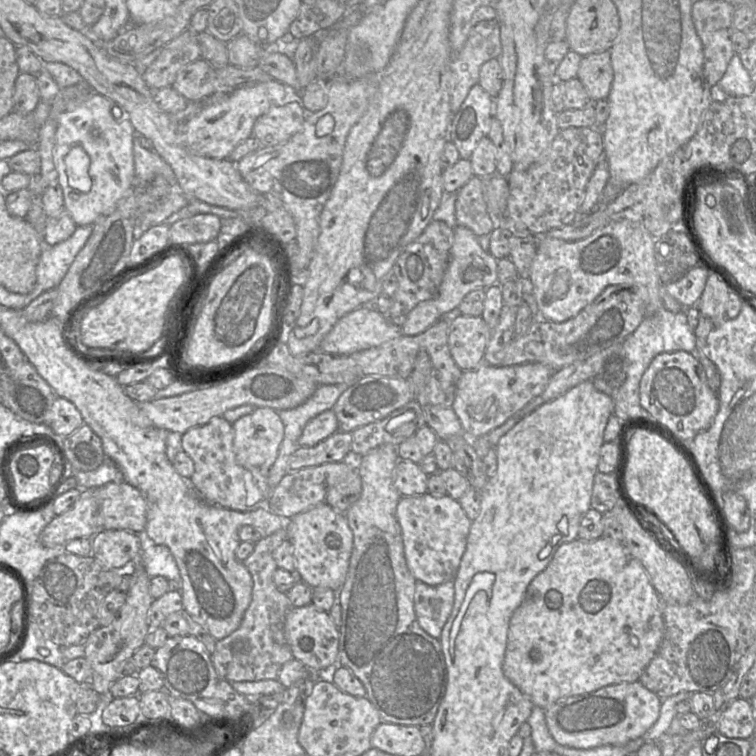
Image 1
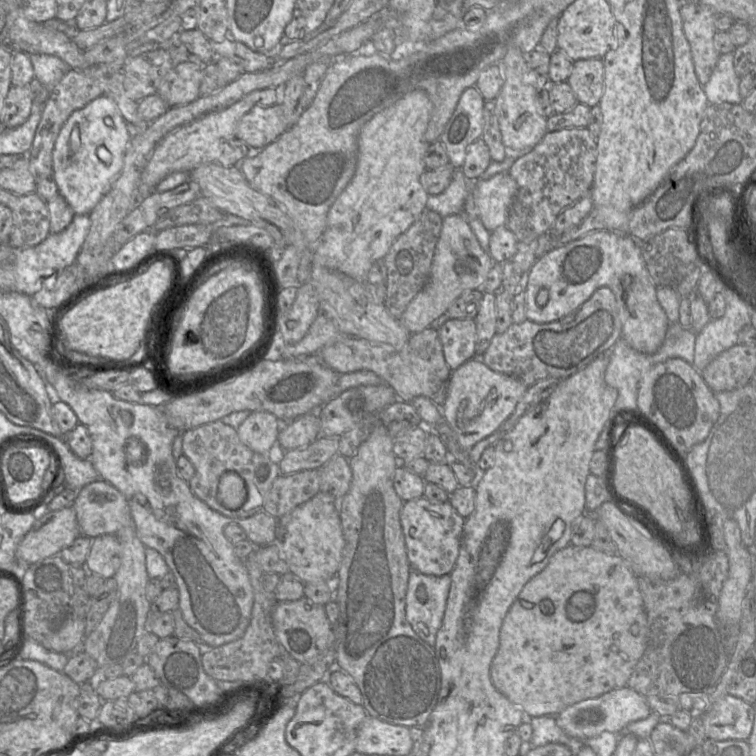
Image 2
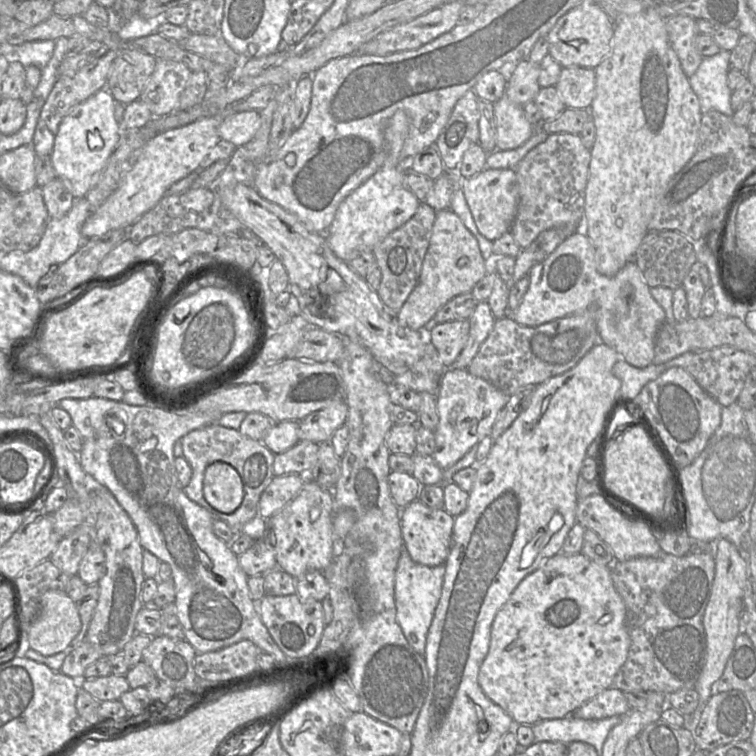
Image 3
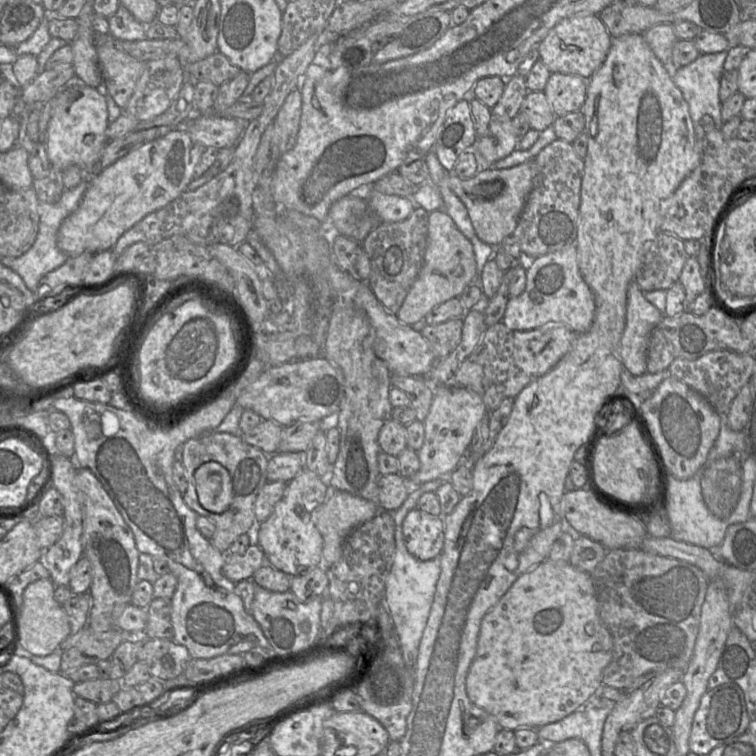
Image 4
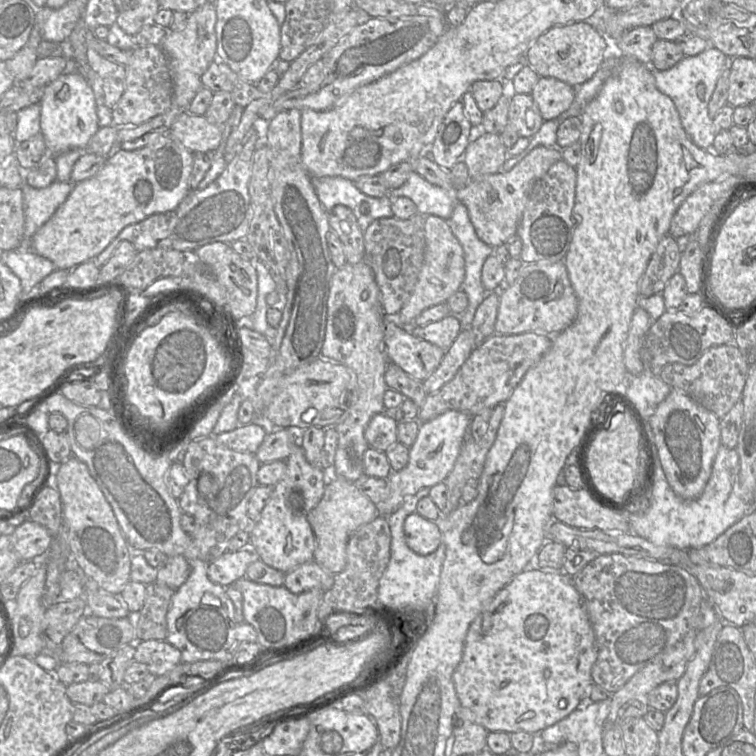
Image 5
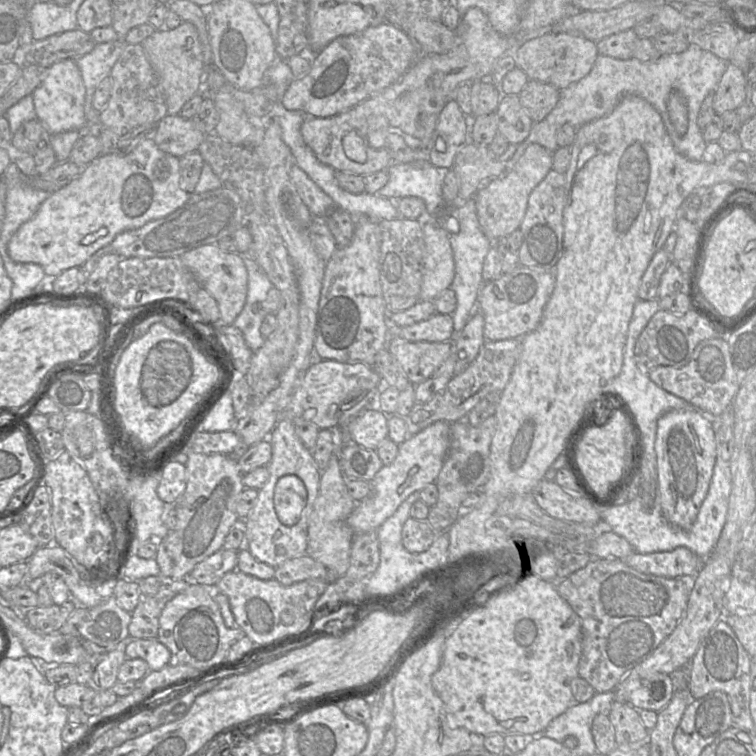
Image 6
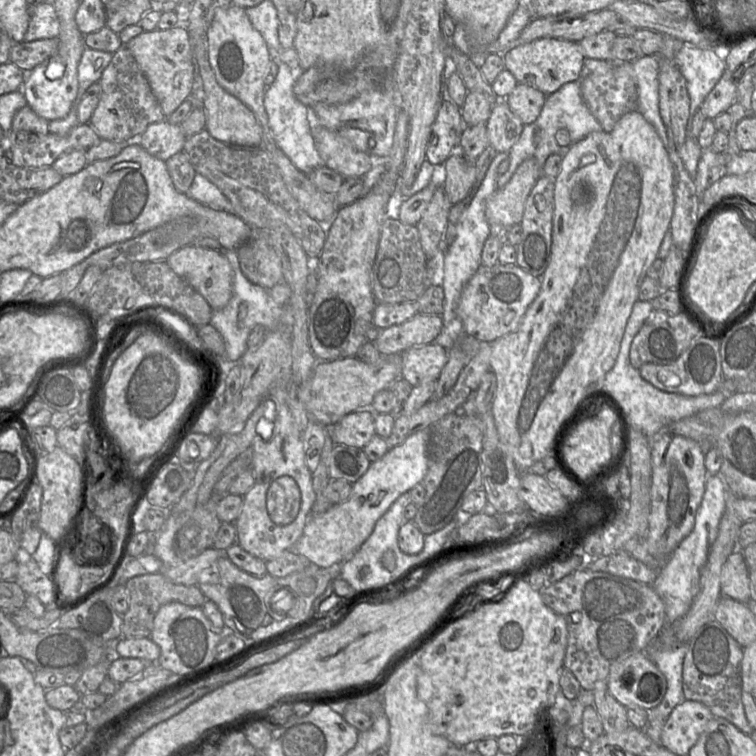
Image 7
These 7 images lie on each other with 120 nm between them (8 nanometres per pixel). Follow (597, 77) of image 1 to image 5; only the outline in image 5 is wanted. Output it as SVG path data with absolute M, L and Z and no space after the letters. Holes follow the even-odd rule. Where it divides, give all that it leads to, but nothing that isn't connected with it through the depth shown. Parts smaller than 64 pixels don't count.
M540 77L531 96L544 121L552 120L567 111L575 99L575 88L551 77Z

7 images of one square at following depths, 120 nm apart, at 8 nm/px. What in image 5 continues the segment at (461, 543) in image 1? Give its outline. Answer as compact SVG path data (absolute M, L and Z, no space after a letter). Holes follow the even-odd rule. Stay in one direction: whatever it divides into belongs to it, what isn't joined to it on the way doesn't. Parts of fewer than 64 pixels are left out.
M417 512L407 516L403 529L407 546L417 555L430 555L443 543L439 522L430 521Z

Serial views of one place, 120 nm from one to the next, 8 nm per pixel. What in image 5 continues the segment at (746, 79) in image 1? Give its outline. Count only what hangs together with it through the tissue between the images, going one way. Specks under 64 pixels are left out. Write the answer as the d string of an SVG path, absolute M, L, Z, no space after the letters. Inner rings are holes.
M709 47L698 55L684 56L668 70L653 70L656 87L671 98L685 132L692 142L703 150L712 151L713 141L718 134L713 119L709 116L708 105L718 79L731 59L733 58L729 58L719 49Z

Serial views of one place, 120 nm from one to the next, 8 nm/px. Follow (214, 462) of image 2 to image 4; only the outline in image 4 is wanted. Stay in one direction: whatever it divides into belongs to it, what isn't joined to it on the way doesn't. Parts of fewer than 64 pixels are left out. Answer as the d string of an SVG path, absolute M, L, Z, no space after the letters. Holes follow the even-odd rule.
M210 431L187 440L184 444L182 464L185 468L187 490L183 500L187 506L200 516L207 517L215 525L215 533L209 539L222 553L229 553L231 544L241 535L253 534L256 527L254 503L259 491L268 482L267 465L269 455L259 448L246 443L239 434ZM214 461L224 466L232 480L232 499L229 507L222 513L213 513L199 503L195 486L195 473L204 463Z

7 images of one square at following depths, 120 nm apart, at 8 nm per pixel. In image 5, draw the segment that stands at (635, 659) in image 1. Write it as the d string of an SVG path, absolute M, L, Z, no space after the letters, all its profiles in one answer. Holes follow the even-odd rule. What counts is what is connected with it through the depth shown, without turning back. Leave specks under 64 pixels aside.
M543 569L522 571L503 587L471 623L464 642L462 659L455 669L452 679L461 705L473 715L473 722L483 726L488 732L542 732L566 718L584 698L590 698L592 687L591 669L597 659L596 640L585 602L573 584L573 577L563 571L545 571Z

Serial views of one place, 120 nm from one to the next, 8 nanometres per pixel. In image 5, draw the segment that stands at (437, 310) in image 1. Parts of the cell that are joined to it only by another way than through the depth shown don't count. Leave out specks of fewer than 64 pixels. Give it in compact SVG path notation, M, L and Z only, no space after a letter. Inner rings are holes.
M434 215L425 216L424 235L423 264L411 296L396 317L396 321L400 324L413 323L414 319L425 309L439 303L446 303L450 296L461 289L465 277L463 249L447 221Z

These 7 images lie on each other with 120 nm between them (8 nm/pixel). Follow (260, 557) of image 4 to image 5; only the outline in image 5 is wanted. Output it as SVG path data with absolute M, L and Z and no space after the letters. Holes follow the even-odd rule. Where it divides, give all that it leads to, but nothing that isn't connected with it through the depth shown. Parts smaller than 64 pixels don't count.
M249 546L235 552L226 551L209 564L208 578L213 583L227 587L245 577L247 567L258 559L258 555Z

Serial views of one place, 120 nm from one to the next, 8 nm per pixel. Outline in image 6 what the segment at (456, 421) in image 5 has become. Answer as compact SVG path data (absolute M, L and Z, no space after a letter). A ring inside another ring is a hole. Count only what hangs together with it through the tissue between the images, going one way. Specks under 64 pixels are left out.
M437 421L417 434L409 436L399 445L395 460L390 465L383 466L371 480L370 496L358 502L347 518L347 525L354 535L376 532L411 494L435 483L449 448L450 425L451 423L446 421Z

